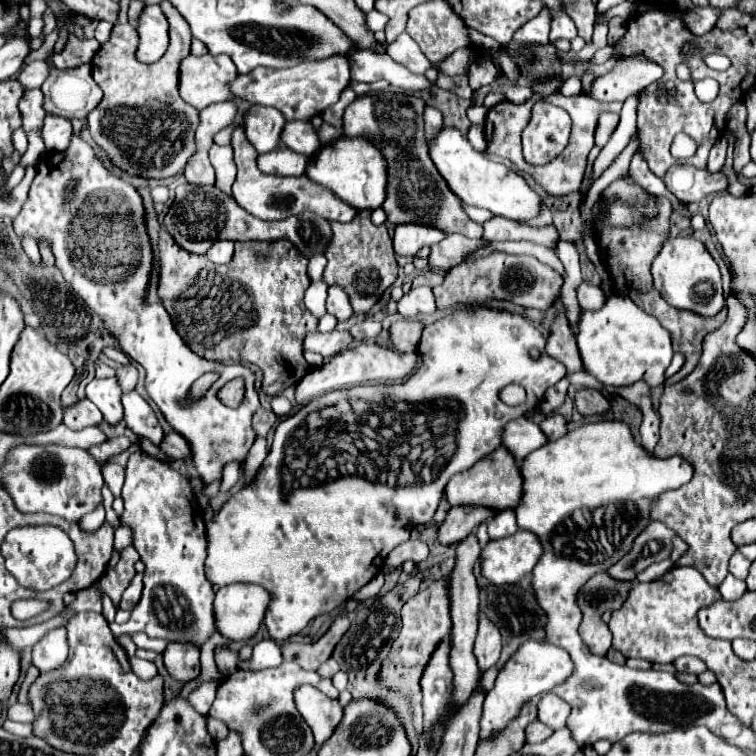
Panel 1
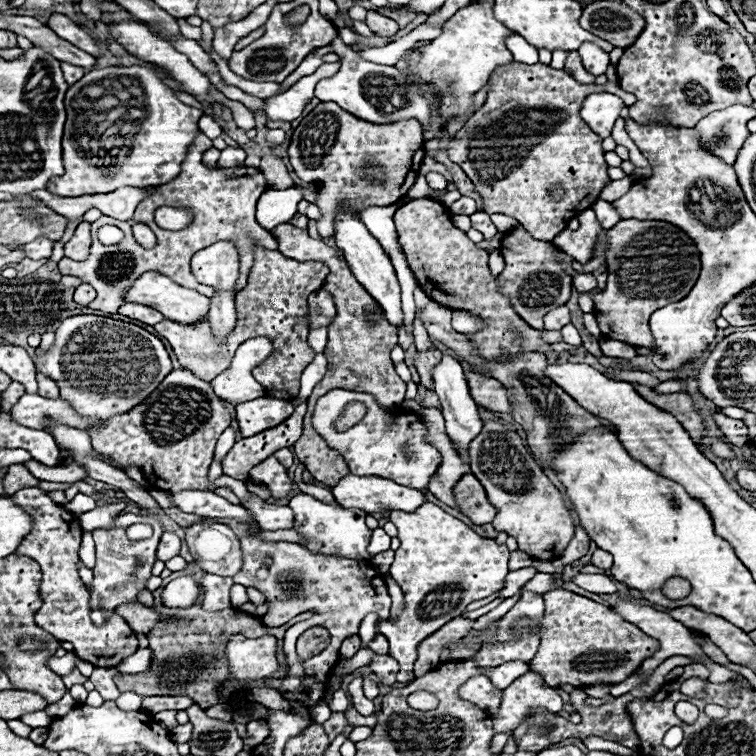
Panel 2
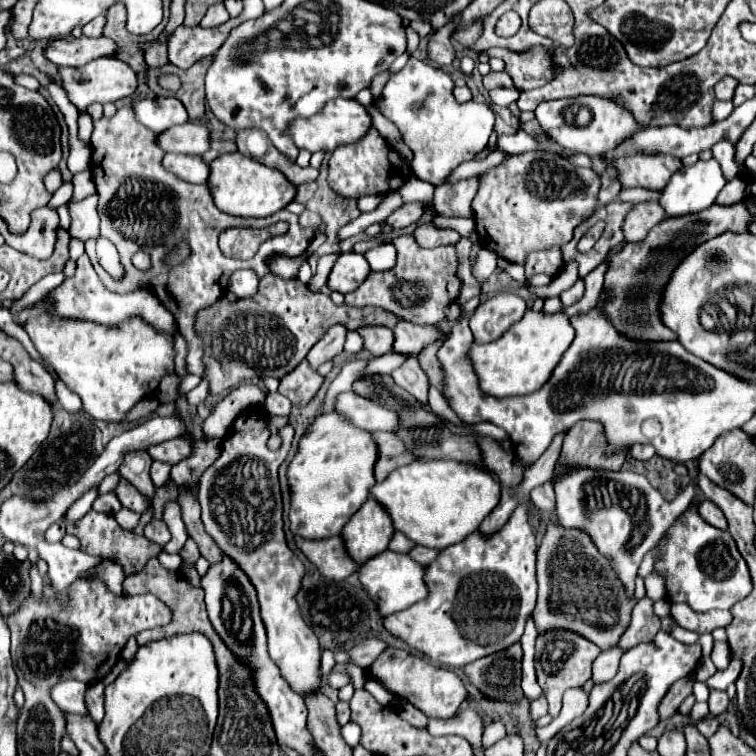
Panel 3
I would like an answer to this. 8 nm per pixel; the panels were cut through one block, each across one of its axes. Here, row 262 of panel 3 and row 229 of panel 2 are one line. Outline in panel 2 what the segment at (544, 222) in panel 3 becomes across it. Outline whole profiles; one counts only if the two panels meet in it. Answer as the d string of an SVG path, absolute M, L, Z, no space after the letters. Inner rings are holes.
M524 228L508 230L502 238L500 252L506 260L504 272L498 276L500 292L512 298L514 310L532 326L544 330L542 316L568 302L572 290L572 276L566 274L554 260L554 250L550 244L534 240Z

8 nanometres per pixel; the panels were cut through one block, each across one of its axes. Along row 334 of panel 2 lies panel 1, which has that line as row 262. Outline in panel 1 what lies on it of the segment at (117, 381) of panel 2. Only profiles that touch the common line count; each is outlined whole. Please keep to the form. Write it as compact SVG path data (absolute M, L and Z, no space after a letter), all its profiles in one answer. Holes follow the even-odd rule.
M72 136L70 146L66 150L46 150L44 156L36 164L36 176L30 184L28 200L24 202L20 214L14 218L14 232L18 238L32 236L36 242L48 242L52 248L52 254L56 258L56 266L60 268L62 276L74 288L78 296L84 298L84 302L100 316L106 330L118 340L124 354L128 354L132 360L136 360L146 370L146 392L156 402L164 418L170 422L170 426L180 432L192 446L192 460L196 470L202 474L204 484L210 484L216 478L222 478L222 470L226 462L240 460L244 462L250 446L254 444L254 430L252 430L252 414L260 408L258 392L254 388L254 372L240 364L220 364L210 362L194 354L180 334L174 330L174 324L170 320L170 314L166 308L156 304L146 304L146 294L150 288L150 272L152 272L152 244L146 230L146 212L142 204L140 192L126 180L122 180L112 168L108 168L92 150L90 144L86 144L80 136ZM76 182L76 186L70 190L70 184ZM206 372L220 372L220 380L192 406L184 408L180 402L190 398L190 386ZM242 376L246 382L246 394L238 408L228 408L220 402L218 390L232 378Z

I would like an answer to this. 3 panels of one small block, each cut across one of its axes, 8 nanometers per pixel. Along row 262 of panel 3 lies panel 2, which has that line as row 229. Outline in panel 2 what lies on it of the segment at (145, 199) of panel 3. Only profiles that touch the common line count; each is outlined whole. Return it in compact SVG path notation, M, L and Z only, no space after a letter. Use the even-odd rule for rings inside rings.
M200 134L194 144L190 146L186 160L182 162L182 172L178 178L174 178L168 184L156 186L154 194L148 196L146 200L142 200L136 208L136 214L130 220L116 220L110 216L102 216L96 222L92 222L92 248L86 260L82 262L72 262L68 258L62 258L58 262L58 268L62 274L70 274L70 276L78 276L82 278L86 284L92 284L98 292L96 300L92 300L88 304L88 308L94 310L102 310L102 312L110 312L114 314L118 310L118 304L122 304L122 292L146 270L154 270L154 272L164 272L166 276L170 276L176 284L182 284L186 288L194 288L196 292L202 292L204 296L212 296L214 290L210 286L204 286L200 282L196 282L192 270L190 270L190 256L196 254L198 250L218 242L218 240L234 240L236 246L240 248L240 266L250 266L254 264L254 244L262 246L262 248L278 248L278 242L274 240L274 236L262 228L256 218L256 202L258 196L268 190L268 182L264 178L264 174L256 168L246 168L246 166L236 166L236 168L206 168L202 164L202 154L212 148L212 140L206 138L204 134ZM173 205L173 207L188 208L192 212L192 222L188 224L188 228L184 230L164 230L160 226L156 226L154 222L154 210L158 206ZM132 220L140 220L144 224L148 224L156 238L158 244L152 250L142 248L134 236L132 236ZM104 224L116 224L118 228L124 230L126 238L116 244L116 246L104 246L98 240L98 230Z

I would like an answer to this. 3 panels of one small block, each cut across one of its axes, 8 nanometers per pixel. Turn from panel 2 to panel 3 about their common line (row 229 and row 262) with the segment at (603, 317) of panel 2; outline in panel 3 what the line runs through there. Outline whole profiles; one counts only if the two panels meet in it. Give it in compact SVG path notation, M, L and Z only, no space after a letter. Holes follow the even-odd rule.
M742 202L734 206L710 206L698 214L686 214L678 218L666 218L654 226L648 236L640 242L626 242L618 252L610 256L610 268L606 272L604 286L614 290L614 300L600 306L612 320L612 324L628 338L634 340L676 340L676 334L660 322L658 304L660 294L678 266L678 262L690 254L702 242L722 234L722 232L746 232L746 226L754 222L750 212Z

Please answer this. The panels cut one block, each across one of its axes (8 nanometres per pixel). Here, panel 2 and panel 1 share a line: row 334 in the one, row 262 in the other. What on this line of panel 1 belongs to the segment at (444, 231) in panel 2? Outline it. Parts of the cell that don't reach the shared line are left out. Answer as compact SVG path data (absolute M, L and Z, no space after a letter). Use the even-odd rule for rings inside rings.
M492 252L484 258L464 262L448 270L444 282L434 288L438 308L450 308L456 302L484 302L484 300L510 300L524 308L548 310L560 296L562 276L550 266L538 262L534 256L510 256L506 252Z

